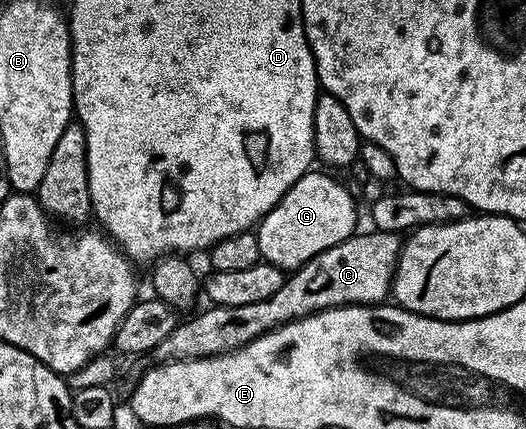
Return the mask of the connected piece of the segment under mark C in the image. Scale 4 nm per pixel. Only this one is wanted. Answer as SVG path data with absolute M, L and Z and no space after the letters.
M370 231L351 235L339 242L339 246L331 246L321 256L311 258L301 268L286 275L283 286L279 286L271 298L263 298L263 302L251 302L247 306L214 304L206 307L206 312L191 317L186 324L185 321L178 322L175 330L153 348L152 359L168 362L222 356L247 346L247 342L279 326L316 312L346 308L348 304L380 305L384 301L381 299L388 297L393 287L393 271L397 268L403 240L396 232Z

